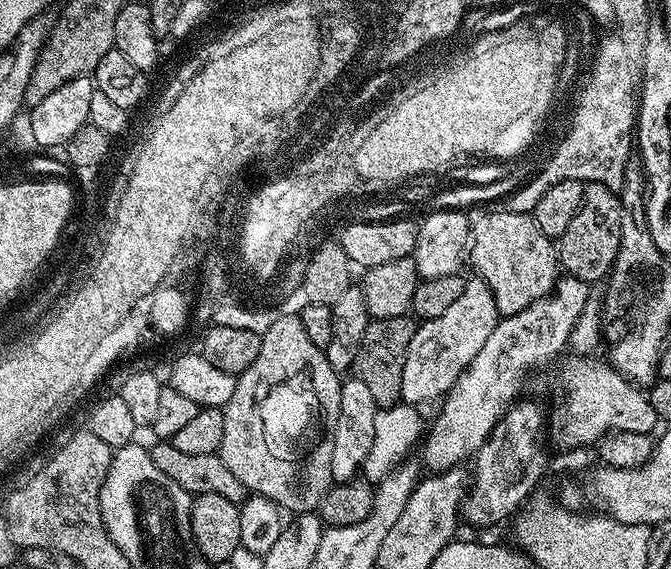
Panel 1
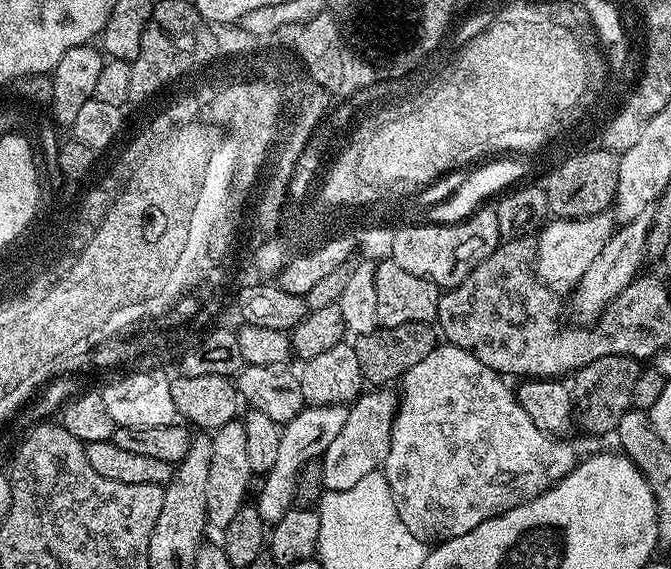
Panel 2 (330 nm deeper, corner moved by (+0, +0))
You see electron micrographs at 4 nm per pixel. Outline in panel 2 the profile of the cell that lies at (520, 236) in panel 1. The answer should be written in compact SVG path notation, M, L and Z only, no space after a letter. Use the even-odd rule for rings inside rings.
M481 206L467 220L456 224L417 222L397 227L391 237L390 258L398 262L402 270L410 270L410 274L432 280L441 290L447 290L457 288L470 270L474 270L474 266L485 260L501 242L495 207Z

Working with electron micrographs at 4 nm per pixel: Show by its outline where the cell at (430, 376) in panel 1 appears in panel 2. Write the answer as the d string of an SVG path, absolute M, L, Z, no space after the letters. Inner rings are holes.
M388 386L368 391L357 396L348 408L346 426L342 426L338 438L330 442L330 446L323 454L322 482L329 492L350 490L350 486L354 486L361 478L373 475L383 465L390 450L390 434L398 407L397 393Z

